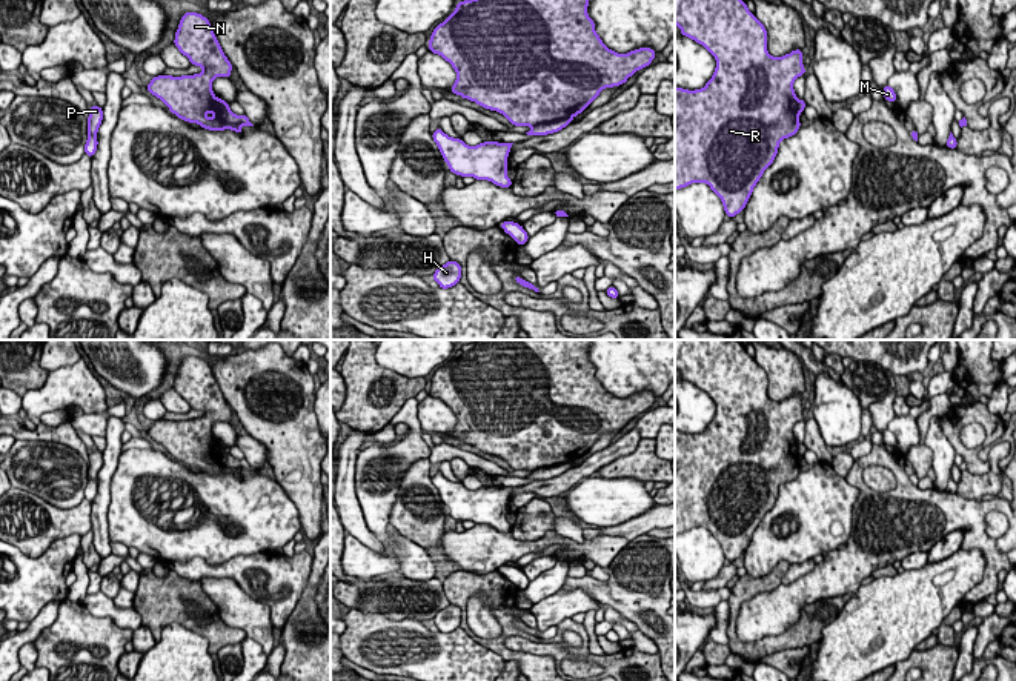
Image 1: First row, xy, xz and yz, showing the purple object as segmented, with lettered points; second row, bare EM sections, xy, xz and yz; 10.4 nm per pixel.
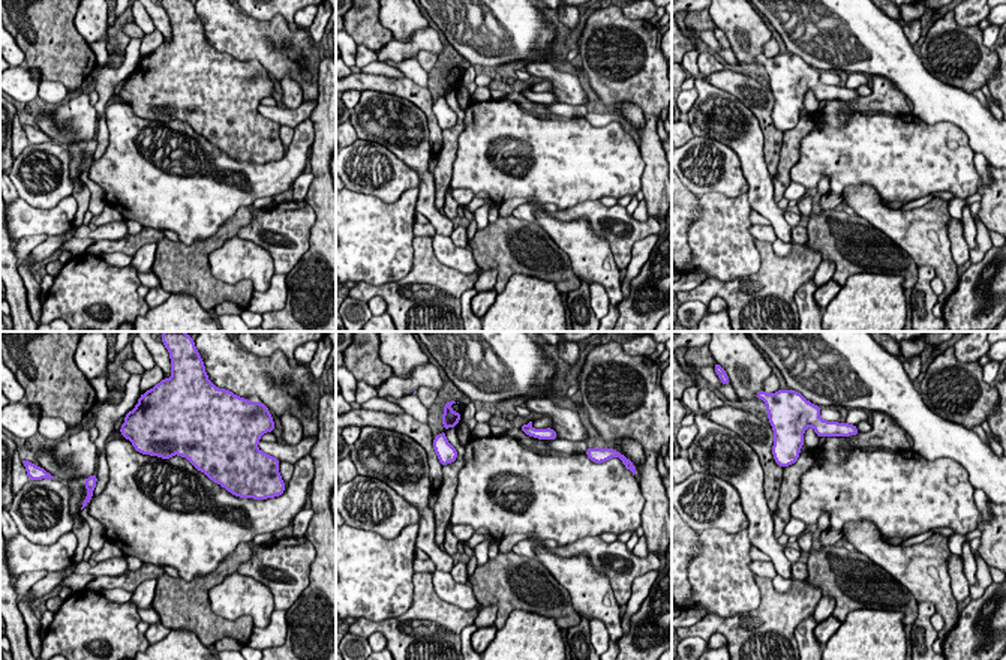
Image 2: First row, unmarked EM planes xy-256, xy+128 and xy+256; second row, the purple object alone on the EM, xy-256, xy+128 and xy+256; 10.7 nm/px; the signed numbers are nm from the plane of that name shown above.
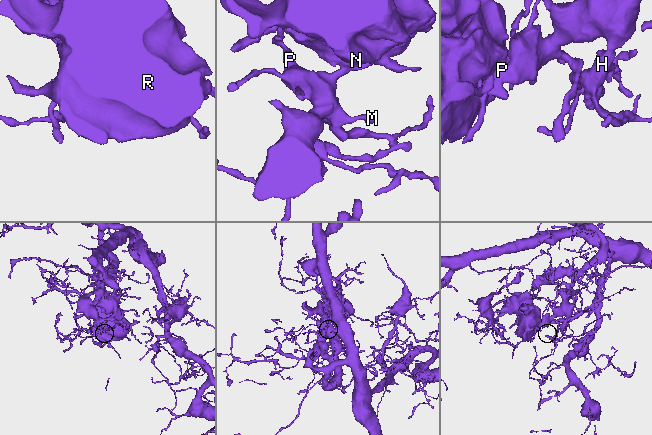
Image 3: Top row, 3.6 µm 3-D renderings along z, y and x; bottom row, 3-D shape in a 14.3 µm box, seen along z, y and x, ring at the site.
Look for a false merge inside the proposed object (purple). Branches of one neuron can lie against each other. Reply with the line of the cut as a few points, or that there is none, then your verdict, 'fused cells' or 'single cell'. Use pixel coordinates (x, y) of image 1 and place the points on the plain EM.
xy (219, 443), (222, 461), (226, 466), (240, 469) | fused cells

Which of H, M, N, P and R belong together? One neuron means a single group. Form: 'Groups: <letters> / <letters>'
Groups: H M P / N R

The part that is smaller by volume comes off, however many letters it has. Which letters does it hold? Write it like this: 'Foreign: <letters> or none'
Foreign: N, R

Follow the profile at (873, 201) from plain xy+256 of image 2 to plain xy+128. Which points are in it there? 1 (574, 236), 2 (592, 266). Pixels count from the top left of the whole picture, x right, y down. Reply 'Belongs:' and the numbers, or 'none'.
Belongs: 1, 2

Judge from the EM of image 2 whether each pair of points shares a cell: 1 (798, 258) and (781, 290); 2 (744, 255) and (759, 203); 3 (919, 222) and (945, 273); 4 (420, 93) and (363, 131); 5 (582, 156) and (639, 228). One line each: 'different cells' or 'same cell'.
1: same cell
2: different cells
3: same cell
4: different cells
5: different cells

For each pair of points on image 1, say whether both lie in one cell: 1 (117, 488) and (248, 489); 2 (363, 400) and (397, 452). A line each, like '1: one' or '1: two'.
1: one
2: two

